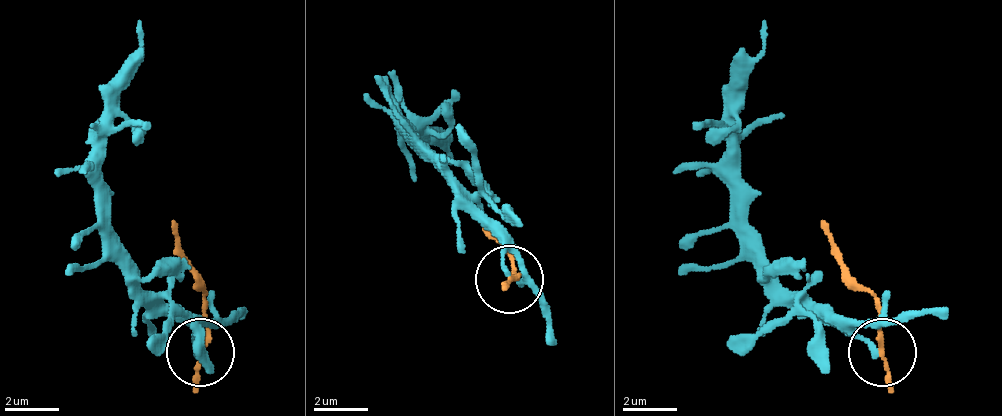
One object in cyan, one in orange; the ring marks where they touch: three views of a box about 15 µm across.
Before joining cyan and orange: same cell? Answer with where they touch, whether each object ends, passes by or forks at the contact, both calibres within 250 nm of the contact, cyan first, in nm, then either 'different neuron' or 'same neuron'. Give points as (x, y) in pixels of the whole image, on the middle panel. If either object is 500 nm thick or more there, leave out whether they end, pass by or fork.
place (509, 279); cyan ends; orange passes by; calibres 190 and 150 nm; different neuron

